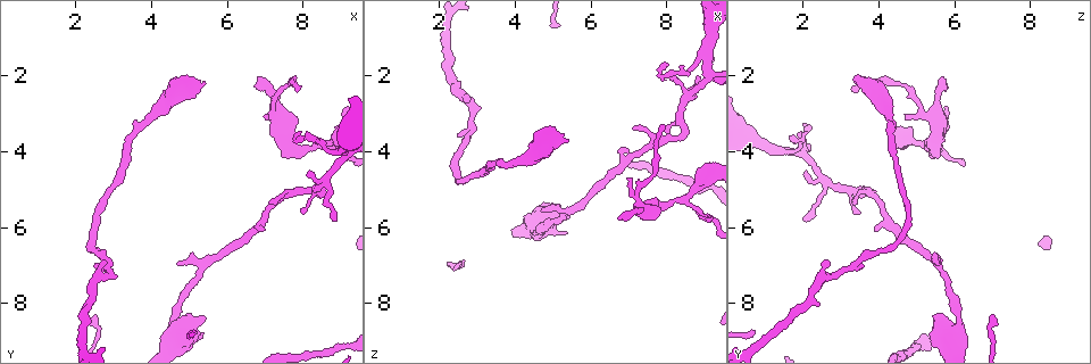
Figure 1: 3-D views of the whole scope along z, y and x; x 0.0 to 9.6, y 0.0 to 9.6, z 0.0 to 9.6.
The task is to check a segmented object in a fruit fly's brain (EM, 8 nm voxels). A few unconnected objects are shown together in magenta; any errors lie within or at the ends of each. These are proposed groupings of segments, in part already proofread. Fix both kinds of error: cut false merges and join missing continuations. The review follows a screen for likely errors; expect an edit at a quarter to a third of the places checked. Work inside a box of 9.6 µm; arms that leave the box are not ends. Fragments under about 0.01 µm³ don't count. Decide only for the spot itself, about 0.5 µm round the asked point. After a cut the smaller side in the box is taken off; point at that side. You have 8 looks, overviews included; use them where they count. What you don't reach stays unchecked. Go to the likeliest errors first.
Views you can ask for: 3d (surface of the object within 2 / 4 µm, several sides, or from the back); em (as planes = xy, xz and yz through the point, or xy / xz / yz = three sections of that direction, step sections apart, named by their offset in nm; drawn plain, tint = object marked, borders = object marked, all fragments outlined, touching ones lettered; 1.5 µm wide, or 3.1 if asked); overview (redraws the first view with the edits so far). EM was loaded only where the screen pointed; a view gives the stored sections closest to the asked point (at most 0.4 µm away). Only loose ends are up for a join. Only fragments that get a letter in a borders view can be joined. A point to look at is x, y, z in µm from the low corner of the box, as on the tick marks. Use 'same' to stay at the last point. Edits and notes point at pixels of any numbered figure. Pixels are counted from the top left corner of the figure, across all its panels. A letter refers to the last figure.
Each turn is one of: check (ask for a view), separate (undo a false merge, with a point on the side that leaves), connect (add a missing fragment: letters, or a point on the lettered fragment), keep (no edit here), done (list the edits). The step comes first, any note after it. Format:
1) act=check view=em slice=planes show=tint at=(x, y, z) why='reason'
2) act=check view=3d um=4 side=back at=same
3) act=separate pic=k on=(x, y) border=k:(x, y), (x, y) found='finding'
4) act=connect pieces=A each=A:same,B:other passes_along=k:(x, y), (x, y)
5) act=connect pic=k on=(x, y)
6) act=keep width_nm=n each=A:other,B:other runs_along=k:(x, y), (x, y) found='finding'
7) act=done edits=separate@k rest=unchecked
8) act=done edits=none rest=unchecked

act=check view=em slice=planes show=borders at=(6.80, 2.30, 5.75) why='branch stops here'

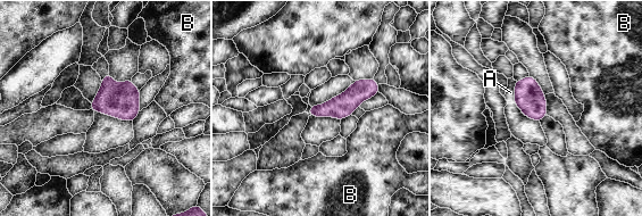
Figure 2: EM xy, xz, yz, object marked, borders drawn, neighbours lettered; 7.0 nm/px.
act=keep width_nm=160 each=A:other,B:other found='none of them fits'

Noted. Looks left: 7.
act=check view=3d um=4 side=back at=(8.45, 3.80, 5.25) why='sharp bend'

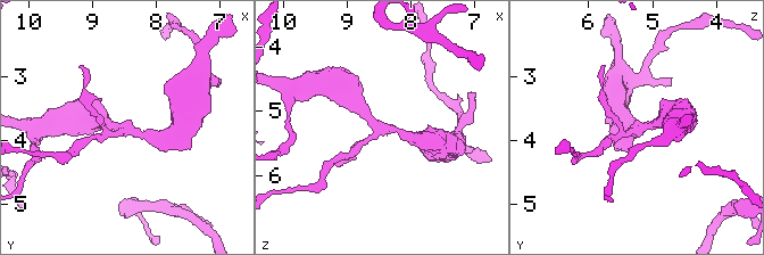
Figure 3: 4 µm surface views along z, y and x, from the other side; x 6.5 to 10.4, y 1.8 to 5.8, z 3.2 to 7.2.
act=check view=em slice=xy step=8 show=tint at=(8.45, 3.85, 5.25)

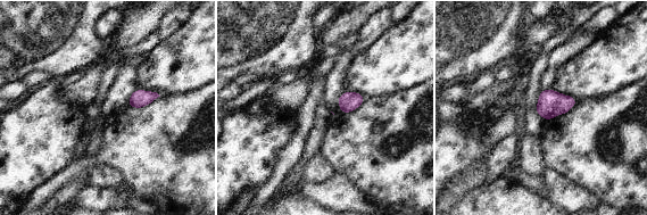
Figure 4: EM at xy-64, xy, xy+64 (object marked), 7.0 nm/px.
act=check view=em slice=planes show=borders at=same

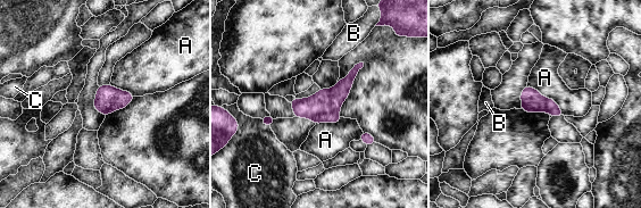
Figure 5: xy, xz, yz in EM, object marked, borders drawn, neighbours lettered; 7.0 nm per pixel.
act=keep longest_contact=A:340nm each=A:other,B:other,C:other border=5:(527, 84), (551, 98), (564, 115) found='one cell here'

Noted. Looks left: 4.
act=check view=3d um=4 at=(2.85, 6.95, 2.70) why='branch stops here'

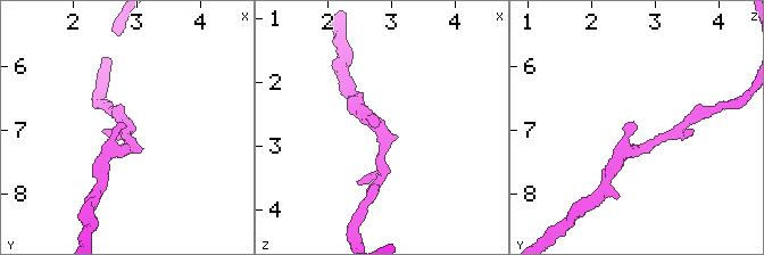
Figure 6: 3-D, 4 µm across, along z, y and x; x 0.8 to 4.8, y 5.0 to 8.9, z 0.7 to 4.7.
act=check view=em slice=xz step=4 show=tint at=(2.80, 6.95, 2.65)

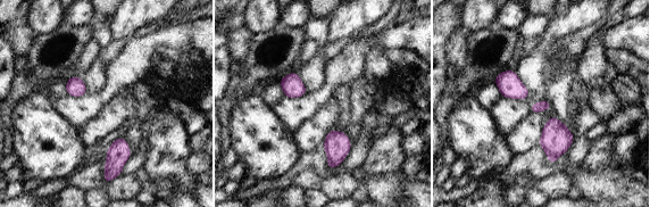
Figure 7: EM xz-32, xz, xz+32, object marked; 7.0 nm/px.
act=check view=em slice=planes show=borders at=same why='another direction'

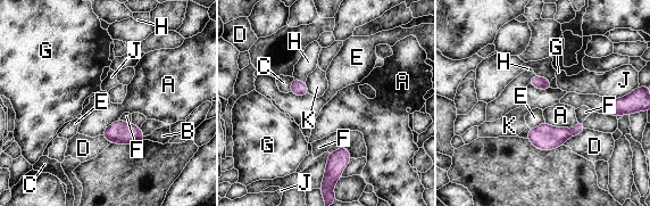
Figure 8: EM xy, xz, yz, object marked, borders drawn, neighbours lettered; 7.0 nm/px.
act=connect pieces=B each=A:other,B:same,C:other,D:other,E:other,F:other,G:other,H:other,J:other,K:other passes_along=8:(121, 132), (144, 137), (163, 136) found='it goes on there'

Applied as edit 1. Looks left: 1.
act=check view=em slice=planes show=borders at=(6.90, 6.05, 3.85) why='an open end'

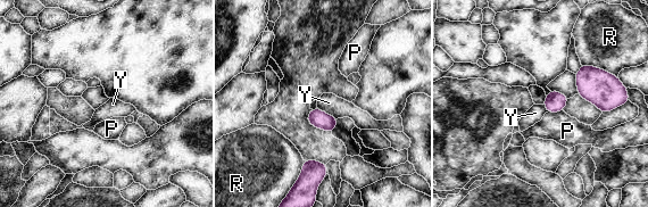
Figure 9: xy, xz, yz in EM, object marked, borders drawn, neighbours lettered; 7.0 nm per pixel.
act=keep width_nm=120 each=P:other,R:other,Y:other border=9:(317, 107), (337, 118) found='none of them fits'

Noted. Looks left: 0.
act=done edits=connect@8 rest=unchecked

